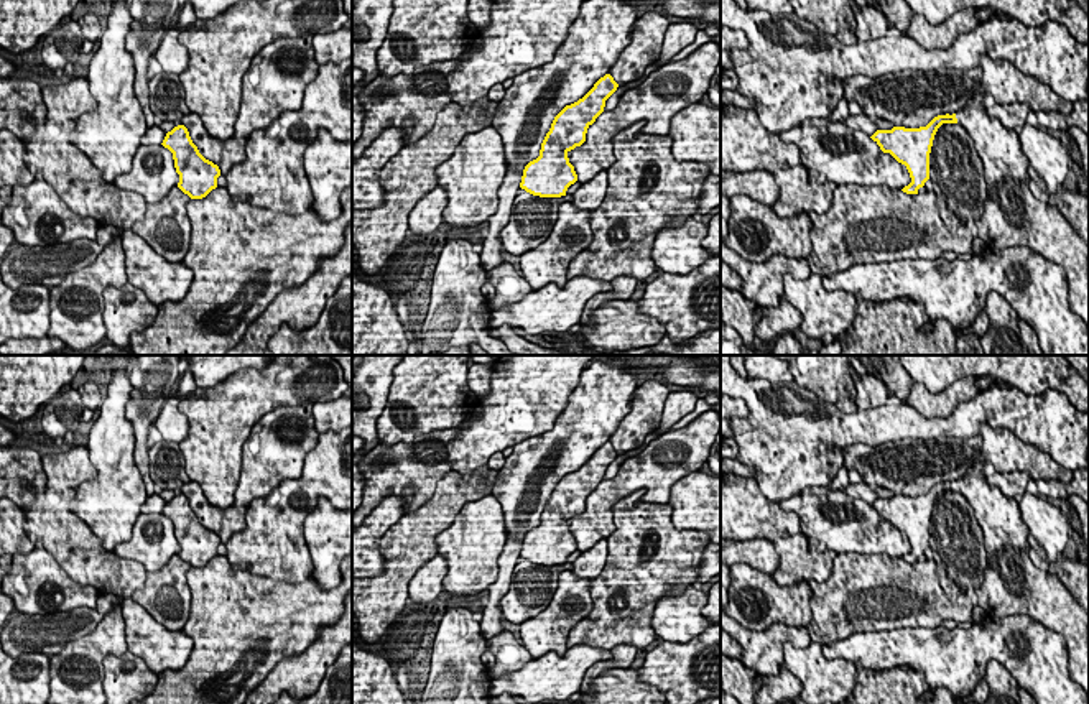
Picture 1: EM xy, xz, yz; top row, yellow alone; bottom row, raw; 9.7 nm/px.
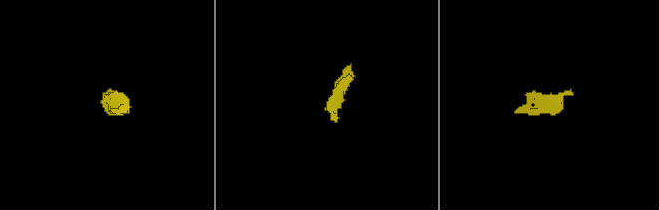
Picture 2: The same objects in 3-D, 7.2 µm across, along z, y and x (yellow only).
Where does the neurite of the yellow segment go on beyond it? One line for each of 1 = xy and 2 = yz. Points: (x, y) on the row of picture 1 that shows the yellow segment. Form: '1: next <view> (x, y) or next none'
1: next none
2: next yz (1012, 216)

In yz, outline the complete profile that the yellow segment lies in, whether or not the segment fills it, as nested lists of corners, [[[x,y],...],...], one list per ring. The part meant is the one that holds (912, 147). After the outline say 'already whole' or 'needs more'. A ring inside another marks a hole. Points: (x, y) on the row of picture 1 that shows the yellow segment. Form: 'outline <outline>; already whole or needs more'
outline [[[975,81],[974,97],[957,113],[934,117],[926,127],[877,130],[870,138],[883,153],[890,153],[898,163],[905,164],[911,183],[901,191],[918,194],[918,189],[929,179],[929,153],[934,135],[943,123],[959,123],[971,135],[980,155],[987,184],[987,201],[982,214],[975,215],[979,239],[987,248],[1028,247],[1048,262],[1064,268],[1069,289],[1069,308],[1089,327],[1089,248],[1077,235],[1058,206],[1038,201],[1028,188],[1028,160],[1020,148],[1018,132],[1010,133],[997,118],[987,113],[984,105],[985,87]]]; needs more

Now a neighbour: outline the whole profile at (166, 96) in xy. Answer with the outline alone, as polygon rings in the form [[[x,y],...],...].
[[[160,72],[148,82],[150,109],[158,122],[173,122],[176,127],[189,113],[186,94],[178,74]]]

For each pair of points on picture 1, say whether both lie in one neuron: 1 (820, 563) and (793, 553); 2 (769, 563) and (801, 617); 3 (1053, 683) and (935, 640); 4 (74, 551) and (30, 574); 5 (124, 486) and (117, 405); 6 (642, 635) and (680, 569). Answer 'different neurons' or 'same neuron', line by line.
1: same neuron
2: different neurons
3: same neuron
4: different neurons
5: same neuron
6: same neuron

